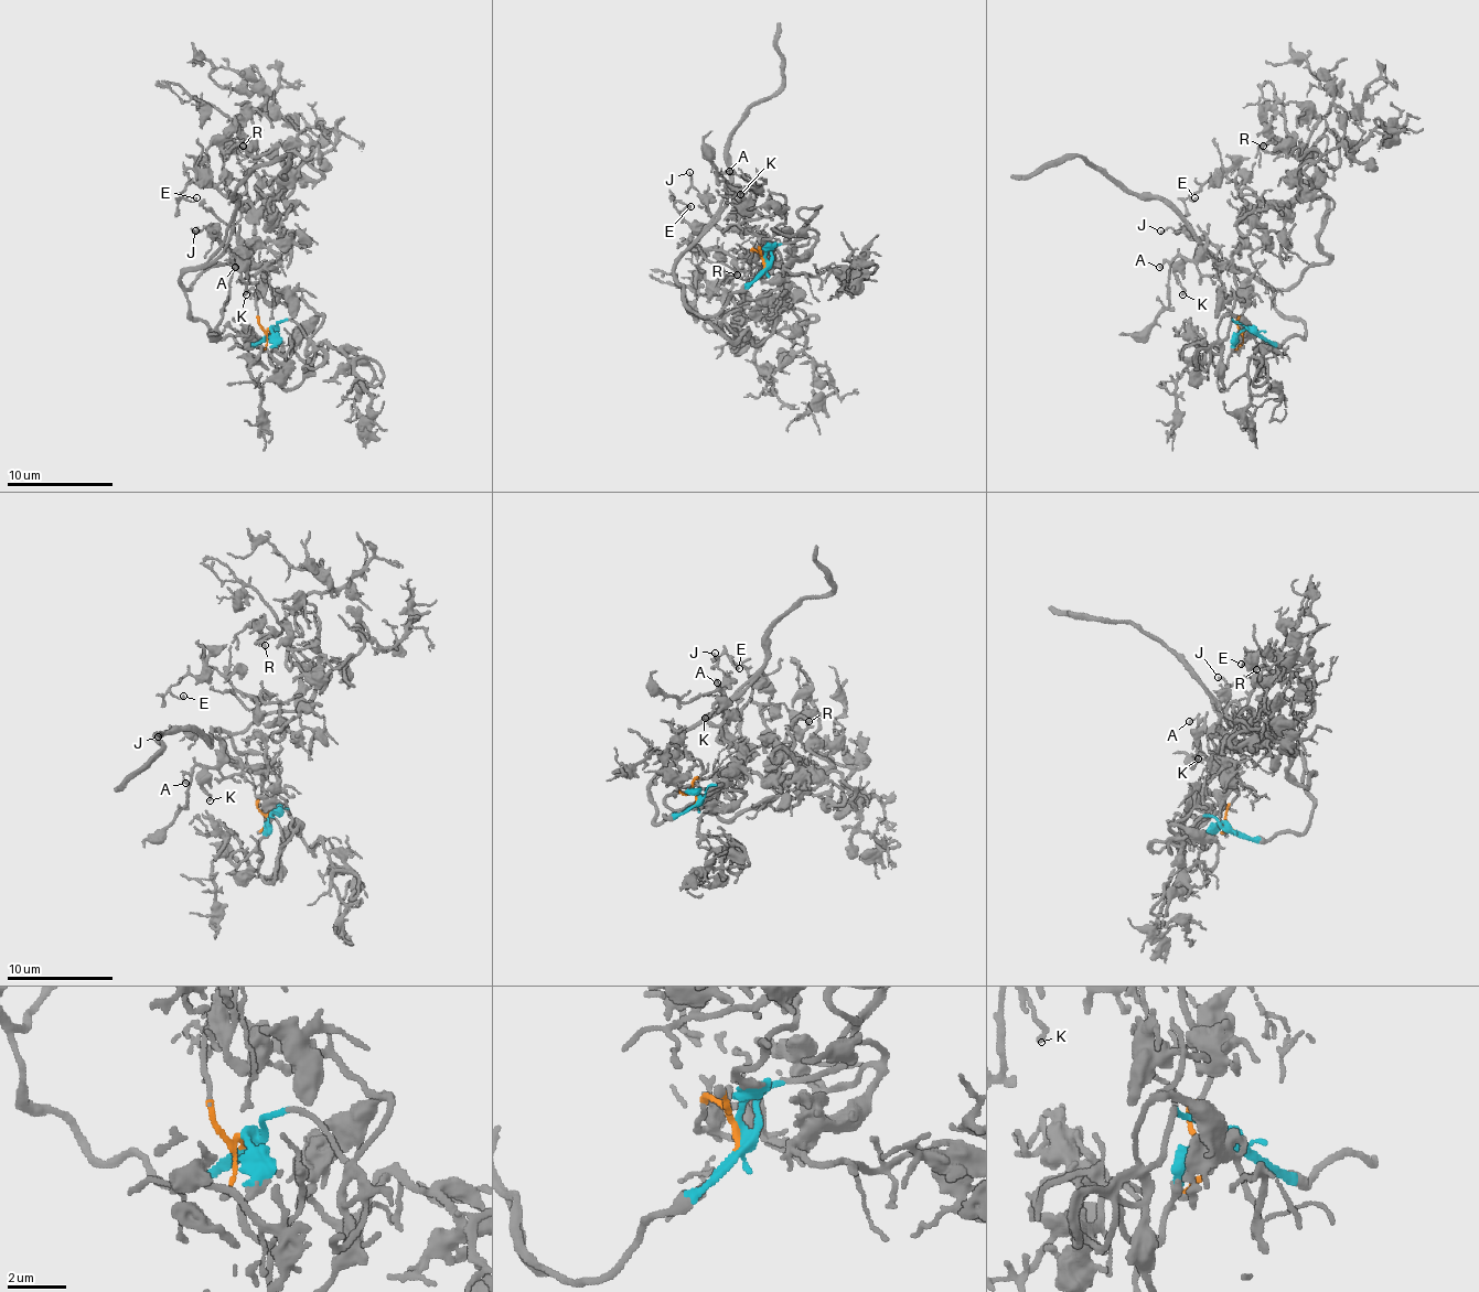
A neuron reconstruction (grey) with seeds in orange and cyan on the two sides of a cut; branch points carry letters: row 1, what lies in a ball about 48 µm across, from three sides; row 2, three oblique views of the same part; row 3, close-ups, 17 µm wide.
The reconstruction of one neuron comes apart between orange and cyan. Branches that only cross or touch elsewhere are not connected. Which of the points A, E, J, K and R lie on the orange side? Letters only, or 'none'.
A, J, K

